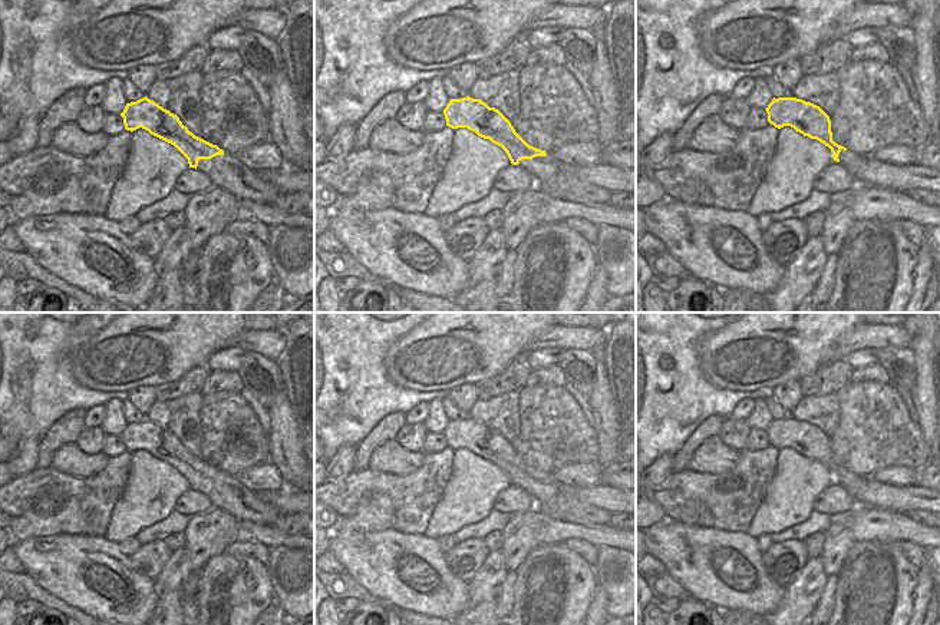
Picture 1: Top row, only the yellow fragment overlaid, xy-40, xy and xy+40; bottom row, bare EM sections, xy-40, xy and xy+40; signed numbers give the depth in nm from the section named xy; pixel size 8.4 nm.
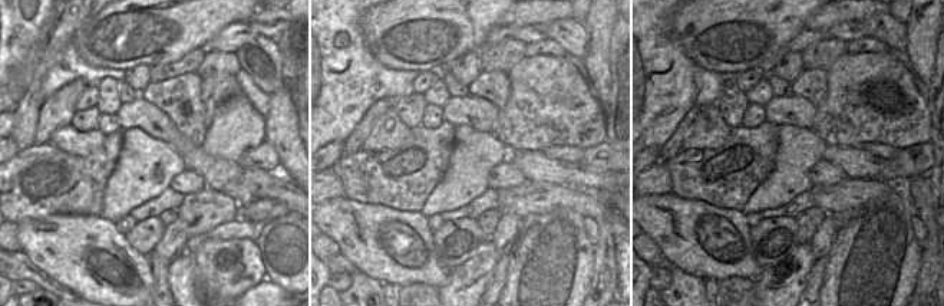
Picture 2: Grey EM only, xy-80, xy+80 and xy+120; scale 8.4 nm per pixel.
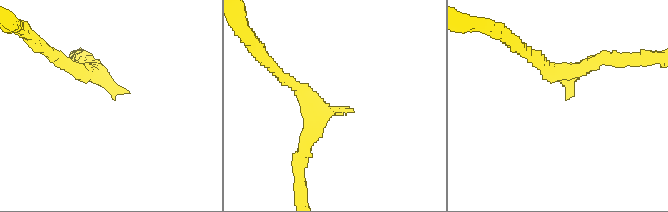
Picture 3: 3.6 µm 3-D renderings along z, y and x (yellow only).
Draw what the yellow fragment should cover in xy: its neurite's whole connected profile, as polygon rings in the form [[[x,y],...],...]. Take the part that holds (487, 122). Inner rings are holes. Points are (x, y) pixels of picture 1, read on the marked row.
[[[469,96],[451,99],[443,109],[446,126],[468,128],[484,139],[501,146],[512,165],[521,159],[547,156],[545,151],[528,145],[514,129],[511,122],[495,108]]]

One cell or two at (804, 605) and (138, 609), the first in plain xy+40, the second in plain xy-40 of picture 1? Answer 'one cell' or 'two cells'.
two cells

